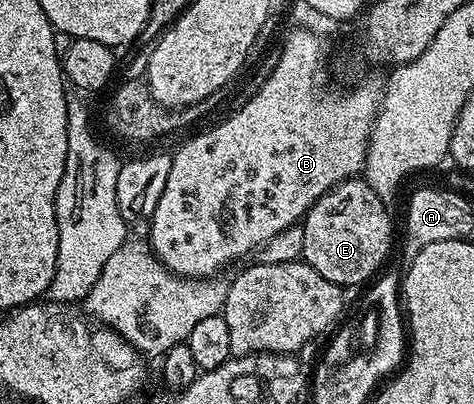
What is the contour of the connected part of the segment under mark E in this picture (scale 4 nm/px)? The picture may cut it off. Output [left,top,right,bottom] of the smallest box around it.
[301,177,391,289]

